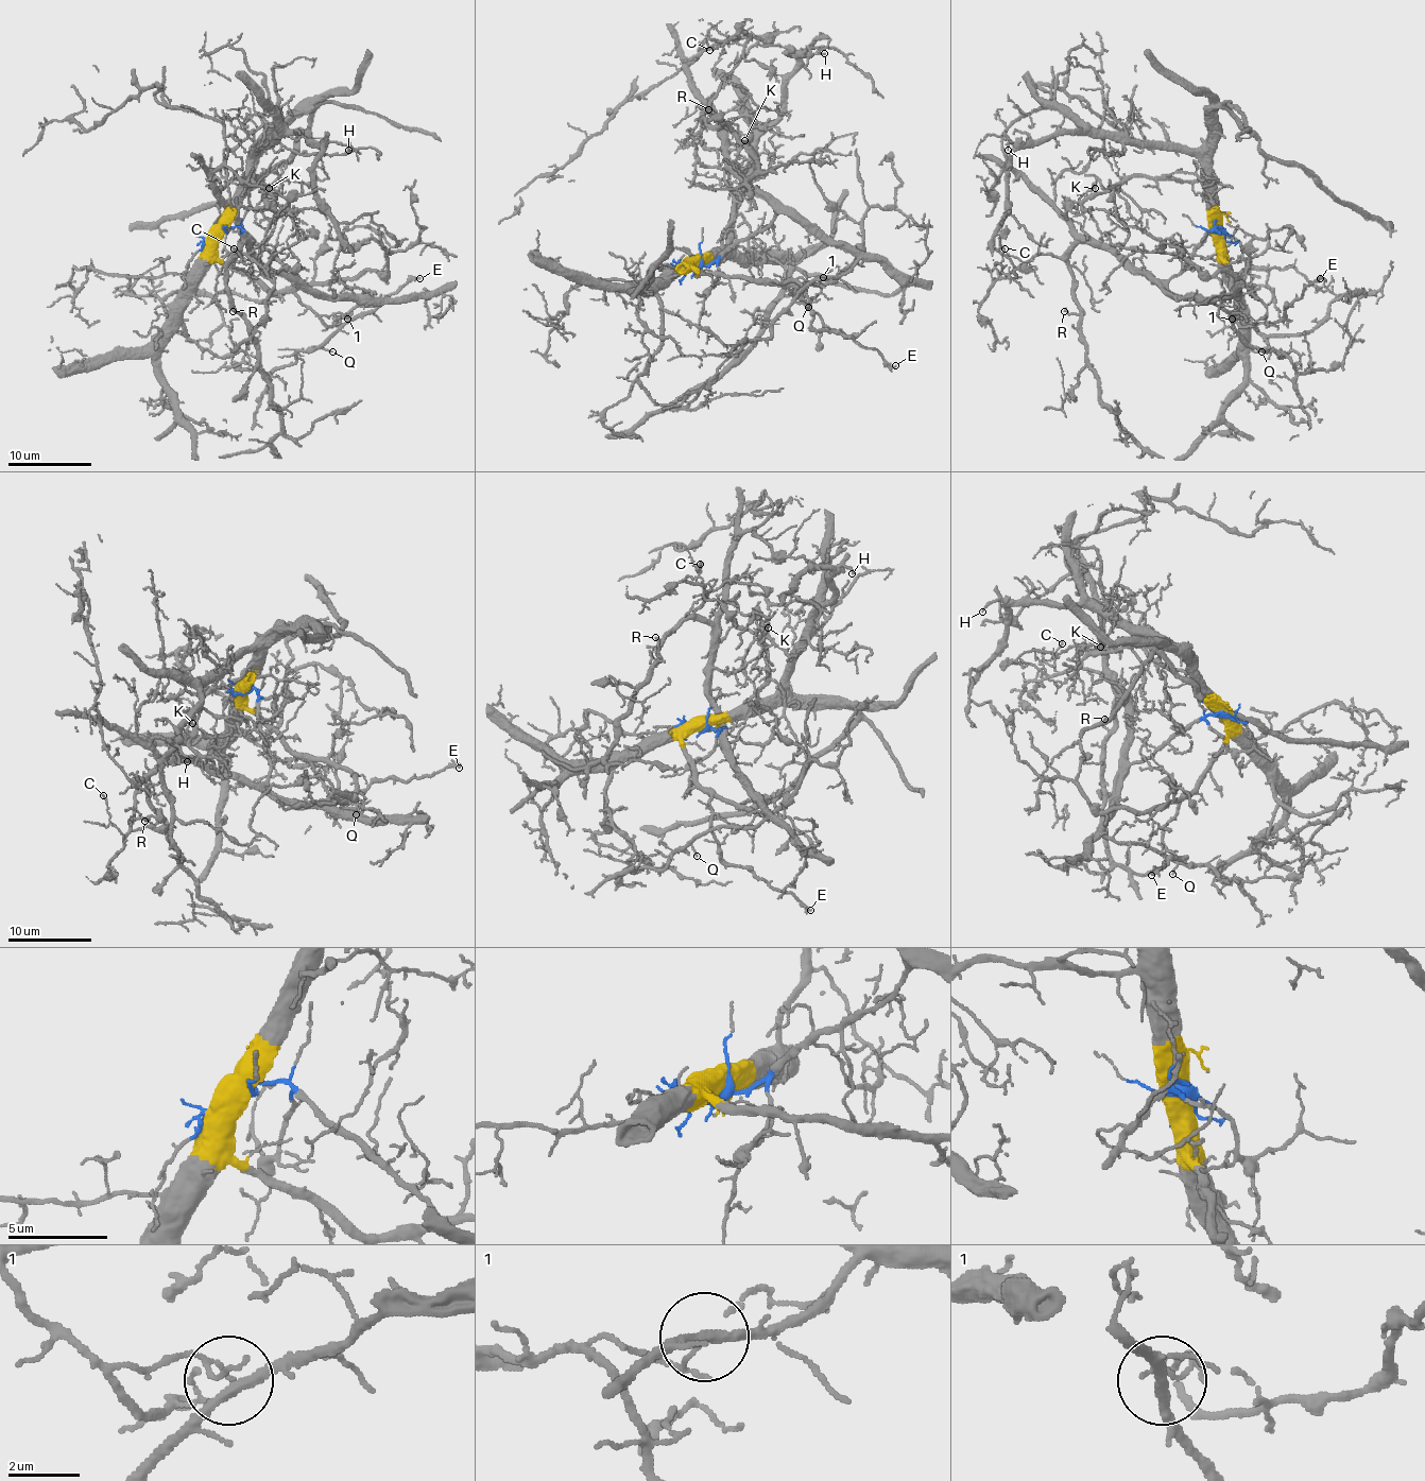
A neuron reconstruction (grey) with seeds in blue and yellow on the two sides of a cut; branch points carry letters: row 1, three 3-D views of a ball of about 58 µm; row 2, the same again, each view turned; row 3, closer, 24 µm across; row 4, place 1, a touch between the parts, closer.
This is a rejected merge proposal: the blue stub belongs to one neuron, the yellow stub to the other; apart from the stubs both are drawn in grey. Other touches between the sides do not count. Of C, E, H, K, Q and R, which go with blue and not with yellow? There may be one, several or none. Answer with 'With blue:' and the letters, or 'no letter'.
With blue: C, K, Q, R

